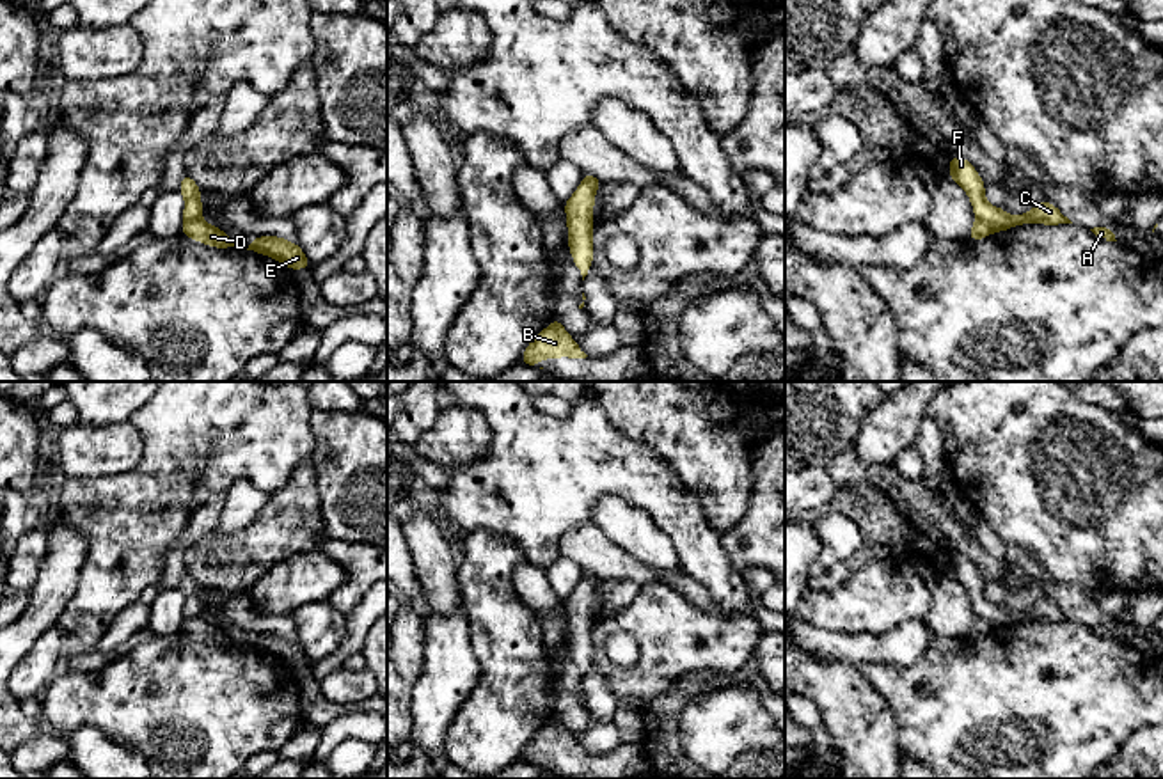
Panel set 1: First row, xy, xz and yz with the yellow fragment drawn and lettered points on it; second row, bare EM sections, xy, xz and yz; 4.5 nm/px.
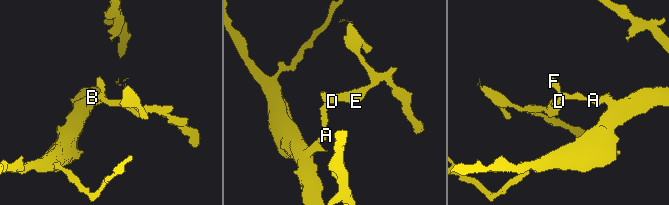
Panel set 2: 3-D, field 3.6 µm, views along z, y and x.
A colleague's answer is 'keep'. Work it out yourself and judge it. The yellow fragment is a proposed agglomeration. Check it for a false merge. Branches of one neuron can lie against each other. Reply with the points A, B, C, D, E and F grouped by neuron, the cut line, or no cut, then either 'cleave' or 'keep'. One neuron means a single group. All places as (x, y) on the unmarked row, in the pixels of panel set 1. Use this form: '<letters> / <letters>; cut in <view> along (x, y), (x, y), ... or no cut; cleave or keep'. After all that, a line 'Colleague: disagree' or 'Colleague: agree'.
A B C F / D E; cut in yz along (977, 614), (993, 629); cleave
Colleague: disagree

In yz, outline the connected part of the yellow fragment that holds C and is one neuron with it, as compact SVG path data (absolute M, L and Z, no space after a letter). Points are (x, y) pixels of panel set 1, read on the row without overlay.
M952 554L950 570L948 573L964 586L968 591L975 614L985 619L993 630L1007 628L1016 623L1025 621L1046 621L1046 623L1060 623L1060 621L1072 621L1067 614L1060 610L1056 603L1049 598L1039 600L1033 607L1012 614L1005 607L991 603L985 594L985 580L980 577L977 566L962 554Z

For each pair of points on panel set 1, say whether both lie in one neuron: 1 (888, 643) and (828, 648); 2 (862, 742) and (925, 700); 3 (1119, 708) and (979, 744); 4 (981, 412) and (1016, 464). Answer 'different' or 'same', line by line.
1: same
2: different
3: same
4: same

